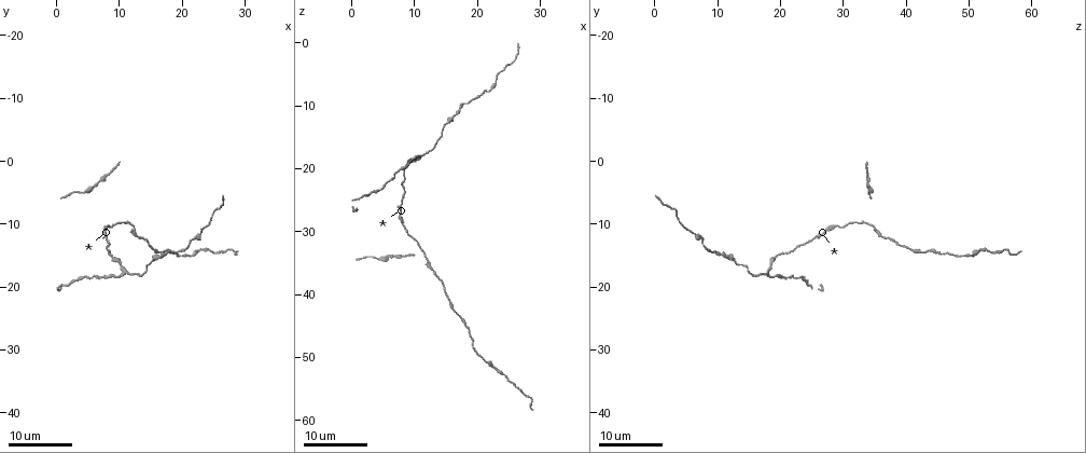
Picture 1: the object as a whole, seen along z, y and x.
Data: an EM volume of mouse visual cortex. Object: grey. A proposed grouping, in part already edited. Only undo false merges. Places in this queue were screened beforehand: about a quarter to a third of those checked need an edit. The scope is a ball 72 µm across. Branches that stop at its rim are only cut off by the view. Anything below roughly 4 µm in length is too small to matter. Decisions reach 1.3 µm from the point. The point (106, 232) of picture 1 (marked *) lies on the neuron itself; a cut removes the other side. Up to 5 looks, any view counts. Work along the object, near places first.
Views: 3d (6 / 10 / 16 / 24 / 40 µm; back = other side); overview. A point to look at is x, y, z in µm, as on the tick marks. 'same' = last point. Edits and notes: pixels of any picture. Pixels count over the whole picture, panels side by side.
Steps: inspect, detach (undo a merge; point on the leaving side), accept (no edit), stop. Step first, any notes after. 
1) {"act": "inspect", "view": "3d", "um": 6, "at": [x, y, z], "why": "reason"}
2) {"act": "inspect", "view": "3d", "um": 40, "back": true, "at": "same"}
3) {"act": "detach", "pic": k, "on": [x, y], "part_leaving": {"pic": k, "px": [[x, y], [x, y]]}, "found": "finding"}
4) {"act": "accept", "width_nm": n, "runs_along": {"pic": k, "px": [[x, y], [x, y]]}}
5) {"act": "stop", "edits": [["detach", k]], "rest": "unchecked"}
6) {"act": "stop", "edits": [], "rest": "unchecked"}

{"act": "inspect", "view": "3d", "um": 24, "at": [4.5, 18.5, 23.0], "why": "thick turns thin"}

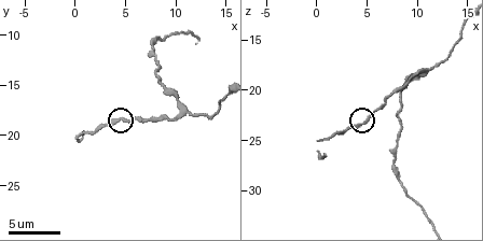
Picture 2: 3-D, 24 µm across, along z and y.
{"act": "inspect", "view": "3d", "um": 10, "at": [4.6, 18.6, 23.2]}

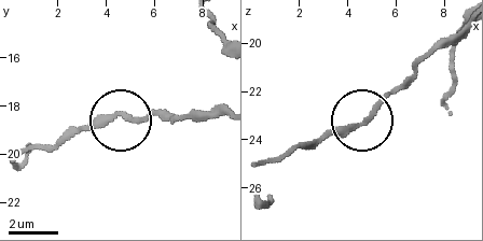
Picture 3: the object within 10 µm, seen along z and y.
{"act": "accept", "runs_along": {"pic": 3, "px": [[222, 113], [171, 119], [148, 115], [70, 129]]}, "found": "one neuron here"}

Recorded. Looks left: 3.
{"act": "inspect", "view": "3d", "um": 10, "at": [11.2, 17.6, 18.0], "why": "three arms meet"}

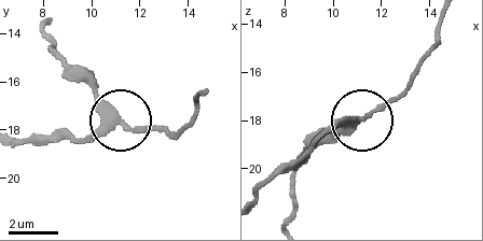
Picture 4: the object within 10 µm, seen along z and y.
{"act": "accept", "arms": 3, "runs_along": {"pic": 4, "px": [[46, 26], [57, 57], [114, 116], [87, 135], [59, 137]]}, "found": "one neuron here"}

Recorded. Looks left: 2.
{"act": "inspect", "view": "3d", "um": 16, "at": [6.5, 3.5, 33.5]}

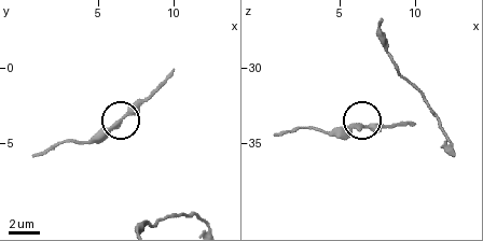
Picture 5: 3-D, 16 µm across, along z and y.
{"act": "inspect", "view": "3d", "um": 6, "at": [6.0, 3.8, 33.8]}

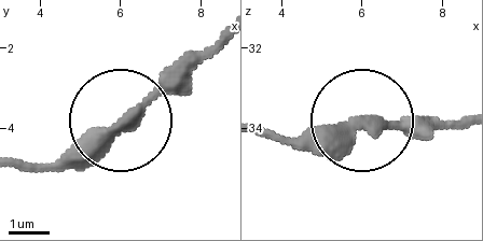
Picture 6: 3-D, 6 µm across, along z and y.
{"act": "accept", "found": "one neuron here"}

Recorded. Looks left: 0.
{"act": "stop", "edits": [], "rest": "unchecked"}

